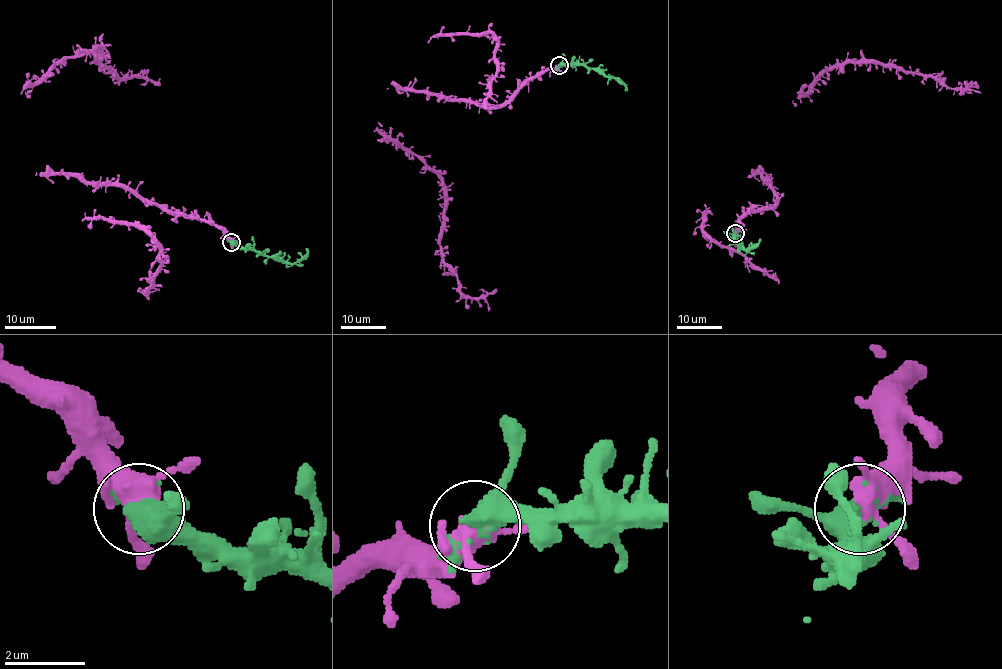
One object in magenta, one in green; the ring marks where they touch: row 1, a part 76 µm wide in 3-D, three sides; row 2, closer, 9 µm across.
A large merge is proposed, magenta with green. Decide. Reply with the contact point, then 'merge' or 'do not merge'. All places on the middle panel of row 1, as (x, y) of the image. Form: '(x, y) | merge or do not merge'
(559, 65) | merge

